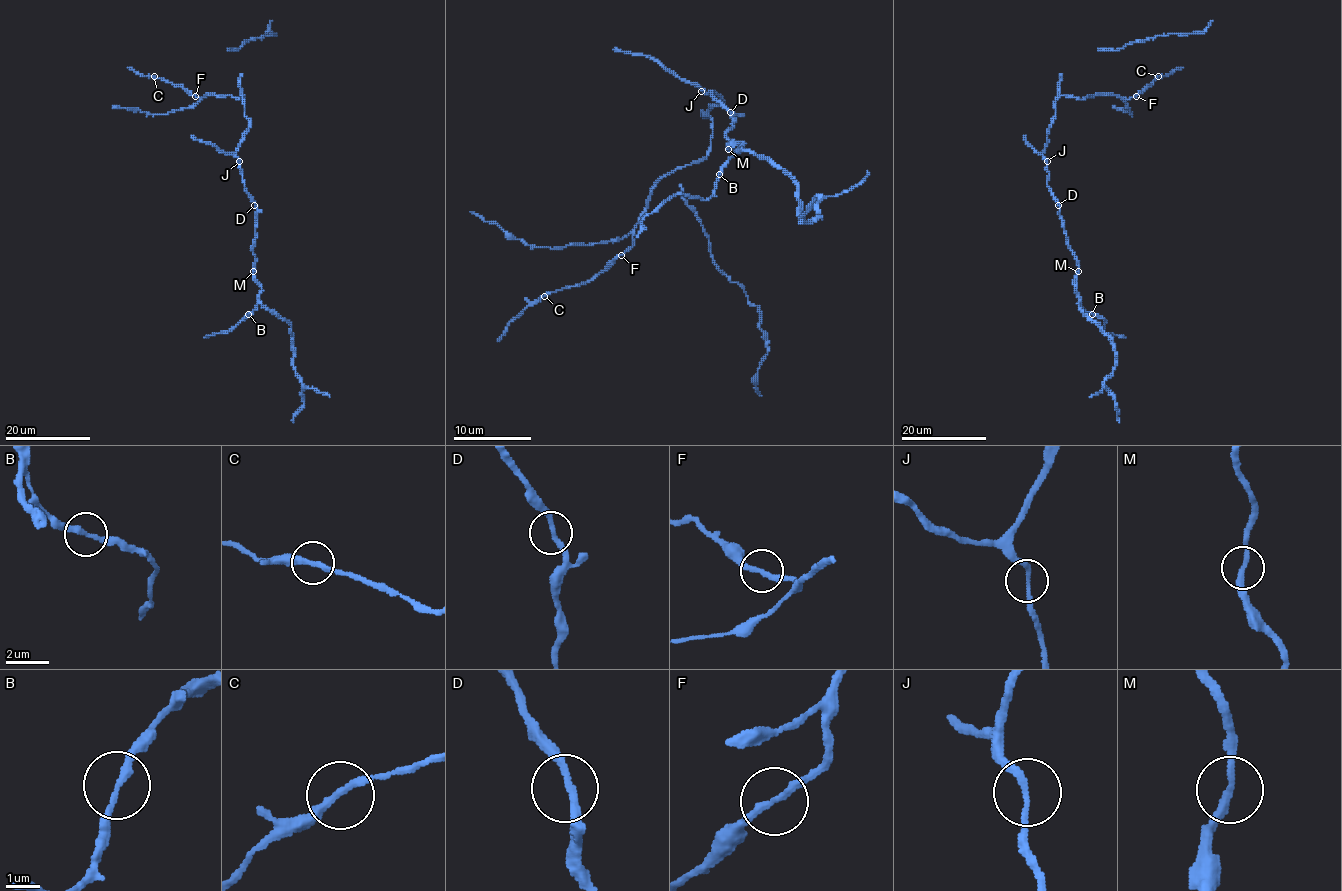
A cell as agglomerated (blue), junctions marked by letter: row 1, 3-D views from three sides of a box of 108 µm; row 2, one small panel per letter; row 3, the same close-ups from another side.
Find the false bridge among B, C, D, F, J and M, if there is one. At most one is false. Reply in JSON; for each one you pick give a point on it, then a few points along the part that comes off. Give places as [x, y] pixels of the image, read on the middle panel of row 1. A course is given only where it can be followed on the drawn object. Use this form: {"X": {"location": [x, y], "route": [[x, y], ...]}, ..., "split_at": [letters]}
{"split_at": []}

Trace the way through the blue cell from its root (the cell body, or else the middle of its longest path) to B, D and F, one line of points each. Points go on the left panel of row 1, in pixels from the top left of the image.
B: (242, 180), (257, 209), (253, 275), (261, 287), (259, 302), (248, 314)
D: (242, 180), (254, 205)
F: (242, 180), (236, 150), (250, 123), (245, 115), (245, 96), (242, 99), (215, 95), (201, 99), (195, 96)

